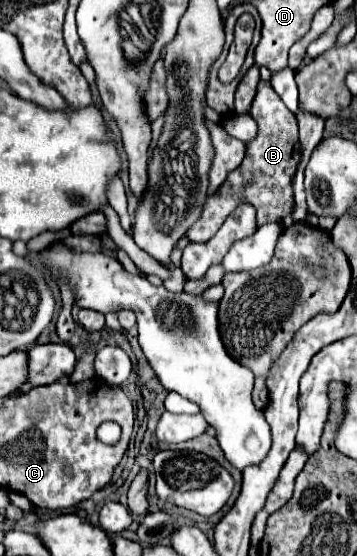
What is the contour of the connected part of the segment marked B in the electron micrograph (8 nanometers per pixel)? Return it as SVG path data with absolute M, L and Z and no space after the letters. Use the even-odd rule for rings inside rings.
M260 80L256 98L250 106L250 116L258 122L258 136L246 144L246 156L242 164L230 172L226 182L222 184L220 196L210 198L204 206L202 216L198 222L190 228L186 234L192 242L206 242L210 240L226 216L240 206L242 202L250 202L256 208L256 220L258 226L264 226L268 222L282 222L294 206L294 190L292 190L292 178L296 174L298 162L300 162L300 140L298 124L294 114L280 102L278 94L274 94L270 82Z

